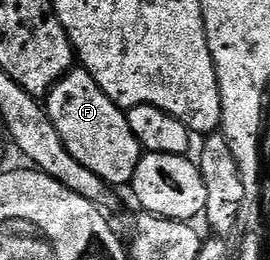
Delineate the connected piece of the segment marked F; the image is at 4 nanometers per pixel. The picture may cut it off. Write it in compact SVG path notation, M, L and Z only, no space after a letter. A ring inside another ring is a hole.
M73 69L48 92L46 96L46 110L50 121L54 121L54 129L58 129L58 137L62 137L62 145L70 149L70 157L81 165L86 165L90 173L98 173L102 181L106 181L113 189L127 188L131 184L134 173L140 164L142 148L138 137L130 129L127 114L94 81L90 72L83 69Z

